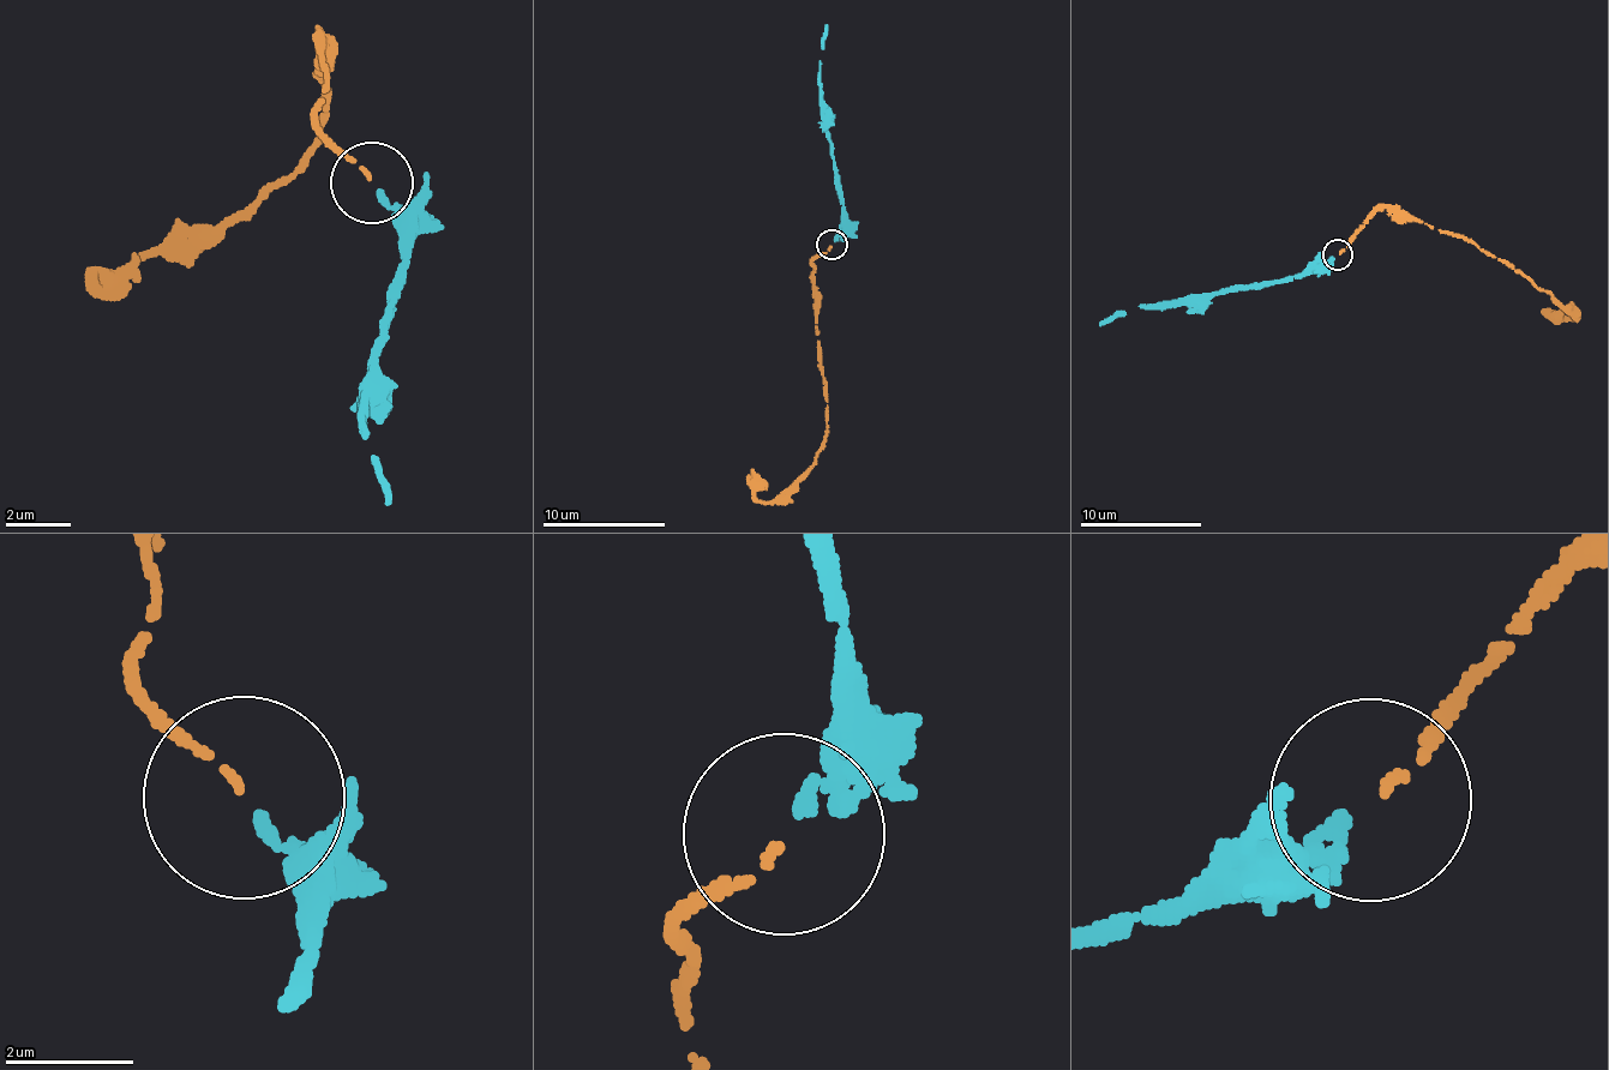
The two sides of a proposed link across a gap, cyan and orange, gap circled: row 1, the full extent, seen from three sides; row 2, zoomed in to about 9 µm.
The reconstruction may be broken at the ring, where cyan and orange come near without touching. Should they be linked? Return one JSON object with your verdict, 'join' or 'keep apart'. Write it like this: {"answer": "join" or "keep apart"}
{"answer": "join"}

